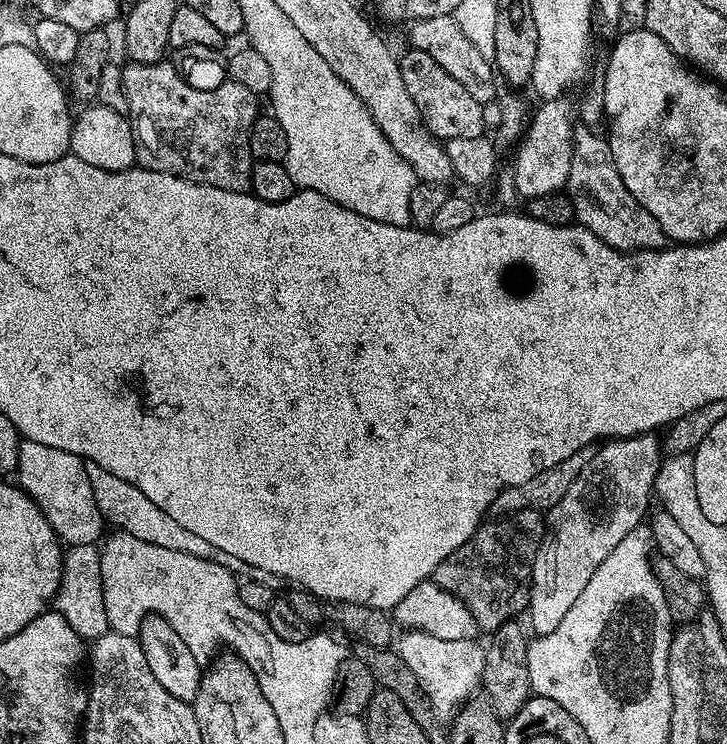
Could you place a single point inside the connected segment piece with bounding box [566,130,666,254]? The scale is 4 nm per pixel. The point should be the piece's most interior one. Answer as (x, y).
(600, 200)

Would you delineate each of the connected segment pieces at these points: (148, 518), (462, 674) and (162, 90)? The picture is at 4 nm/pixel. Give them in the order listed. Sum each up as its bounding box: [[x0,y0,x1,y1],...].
[[84,460,287,592],[398,630,485,721],[120,63,258,192]]

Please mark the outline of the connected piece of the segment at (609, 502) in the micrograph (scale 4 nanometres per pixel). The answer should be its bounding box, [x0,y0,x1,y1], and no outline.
[526,433,662,636]

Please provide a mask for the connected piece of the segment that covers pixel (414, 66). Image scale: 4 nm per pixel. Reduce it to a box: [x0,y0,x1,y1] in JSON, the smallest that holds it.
[399,47,486,142]

